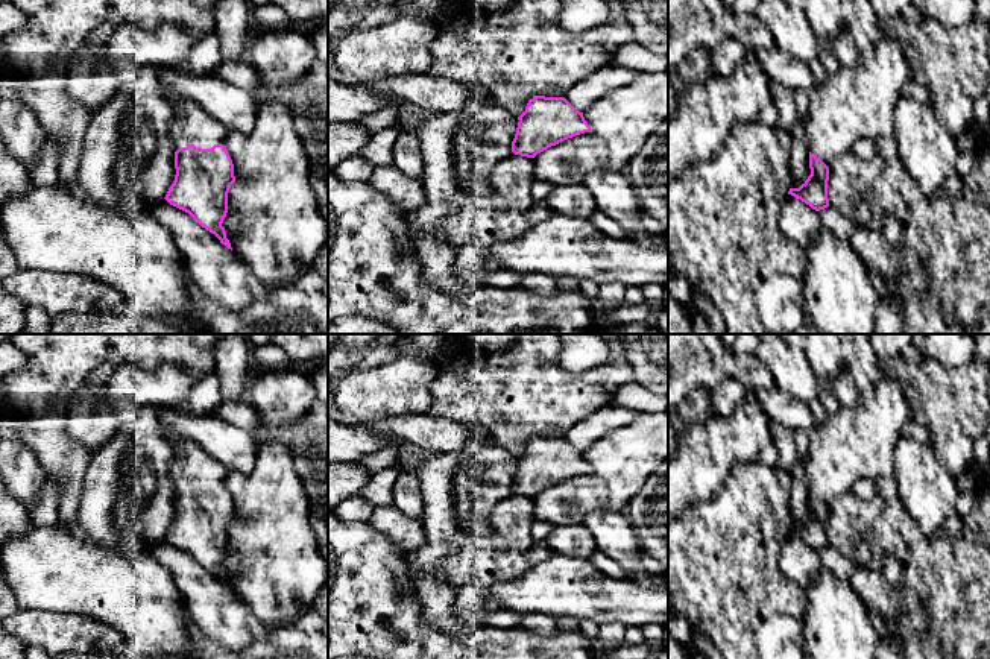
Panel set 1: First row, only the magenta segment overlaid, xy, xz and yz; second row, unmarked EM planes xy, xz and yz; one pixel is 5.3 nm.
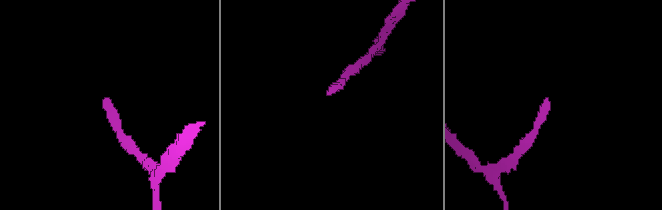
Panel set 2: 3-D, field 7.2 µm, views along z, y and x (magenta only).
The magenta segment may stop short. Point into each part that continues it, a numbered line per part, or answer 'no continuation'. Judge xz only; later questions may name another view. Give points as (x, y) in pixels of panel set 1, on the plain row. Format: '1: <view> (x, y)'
no continuation

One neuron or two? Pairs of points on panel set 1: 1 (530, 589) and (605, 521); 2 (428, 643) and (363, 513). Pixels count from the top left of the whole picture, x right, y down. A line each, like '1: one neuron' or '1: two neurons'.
1: two neurons
2: two neurons

